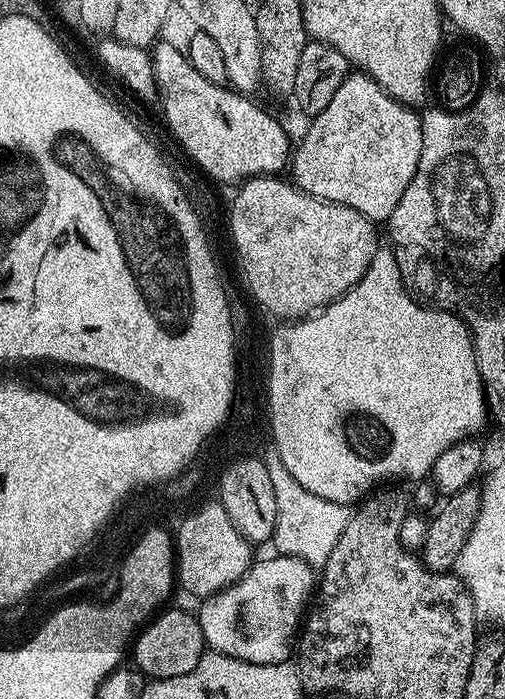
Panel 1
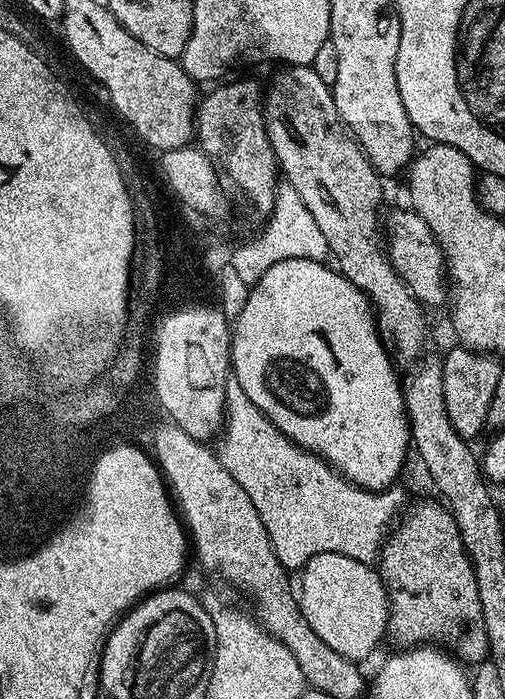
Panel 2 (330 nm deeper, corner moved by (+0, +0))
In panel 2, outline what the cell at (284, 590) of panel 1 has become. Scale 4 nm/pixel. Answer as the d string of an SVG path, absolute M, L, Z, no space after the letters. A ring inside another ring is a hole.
M318 554L308 560L299 576L298 603L310 630L330 650L350 661L364 662L388 631L388 595L379 571L342 554Z

